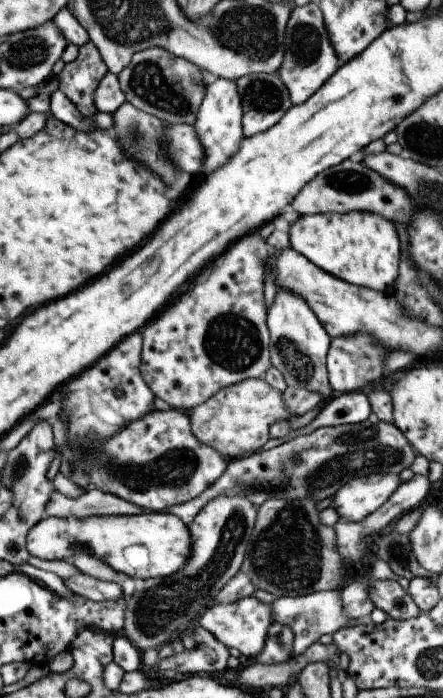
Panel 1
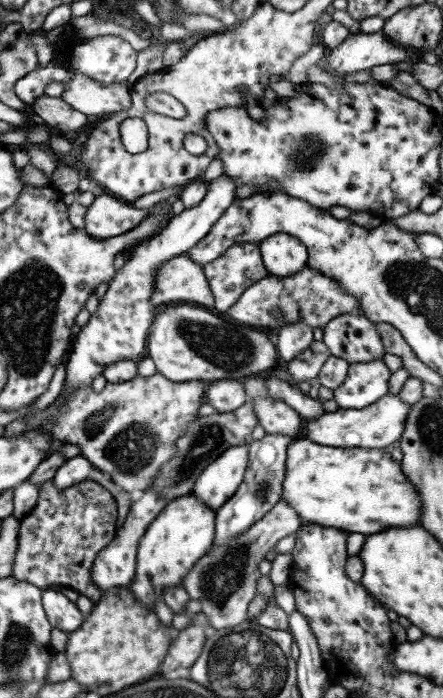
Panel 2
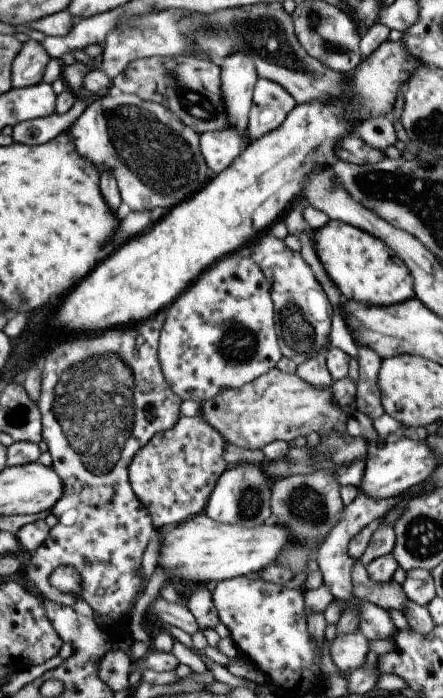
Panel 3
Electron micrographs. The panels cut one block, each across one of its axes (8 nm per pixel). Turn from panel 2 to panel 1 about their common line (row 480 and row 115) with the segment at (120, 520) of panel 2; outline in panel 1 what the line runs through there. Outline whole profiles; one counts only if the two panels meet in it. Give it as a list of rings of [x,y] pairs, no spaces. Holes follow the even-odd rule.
[[[60,89],[50,95],[49,101],[50,114],[69,124],[72,128],[84,132],[96,127],[108,130],[113,128],[113,116],[108,112],[98,111],[92,120],[85,122],[78,109],[76,109],[76,105]]]

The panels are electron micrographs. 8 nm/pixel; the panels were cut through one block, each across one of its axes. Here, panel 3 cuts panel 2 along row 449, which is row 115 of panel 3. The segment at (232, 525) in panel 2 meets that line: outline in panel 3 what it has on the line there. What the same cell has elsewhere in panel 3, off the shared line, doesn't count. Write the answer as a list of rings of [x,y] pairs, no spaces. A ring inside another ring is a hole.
[[[258,78],[249,112],[246,139],[257,139],[284,122],[296,106],[294,98],[277,82]]]

